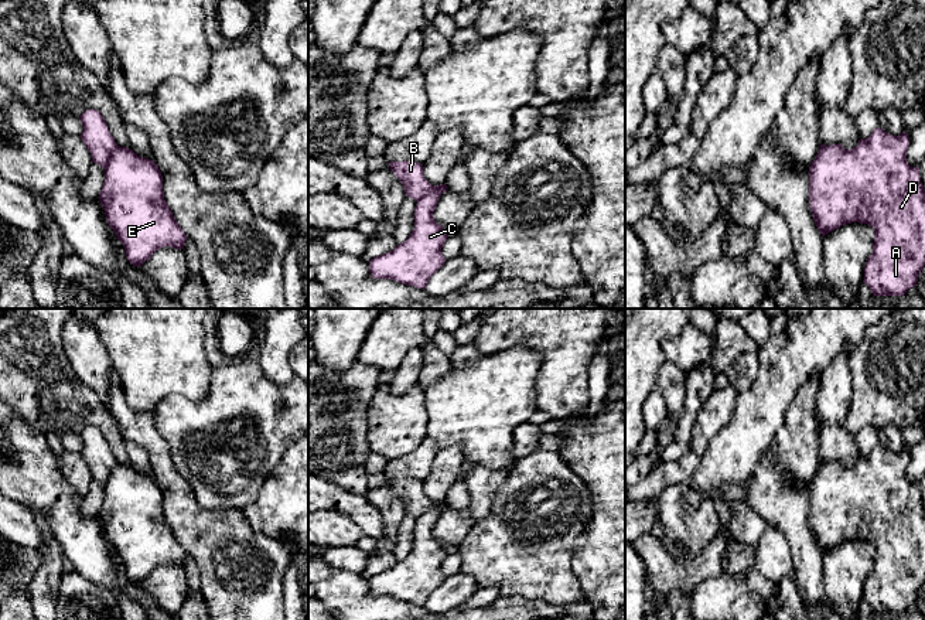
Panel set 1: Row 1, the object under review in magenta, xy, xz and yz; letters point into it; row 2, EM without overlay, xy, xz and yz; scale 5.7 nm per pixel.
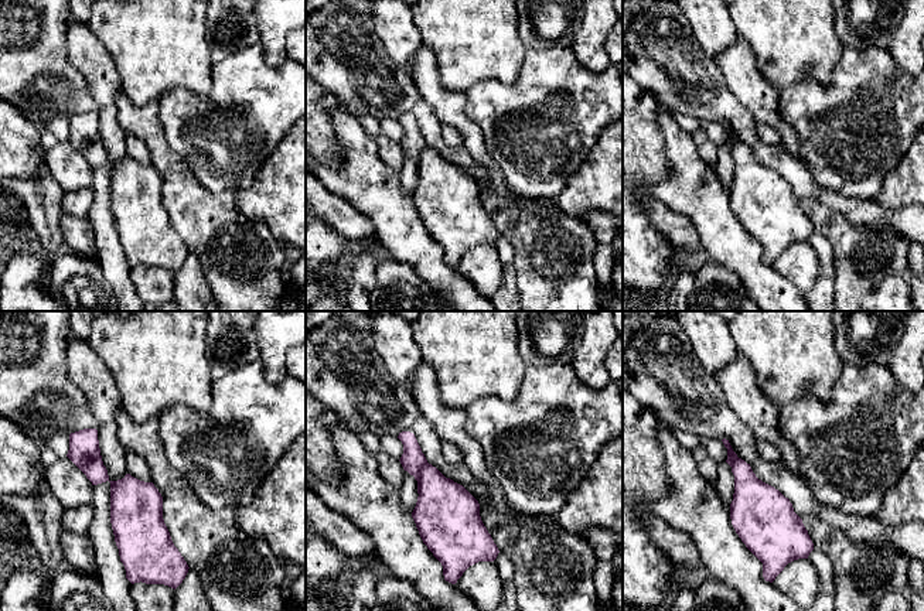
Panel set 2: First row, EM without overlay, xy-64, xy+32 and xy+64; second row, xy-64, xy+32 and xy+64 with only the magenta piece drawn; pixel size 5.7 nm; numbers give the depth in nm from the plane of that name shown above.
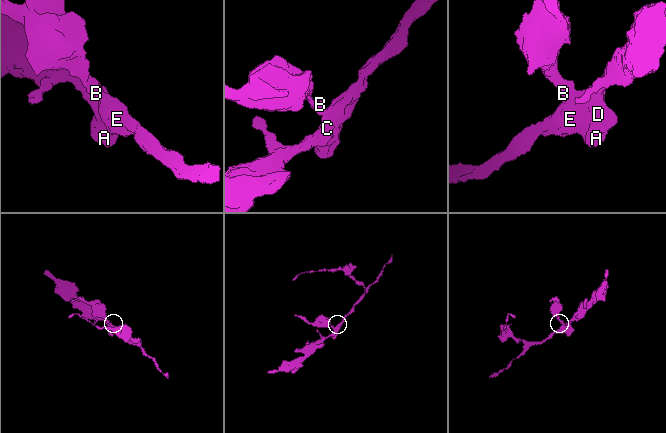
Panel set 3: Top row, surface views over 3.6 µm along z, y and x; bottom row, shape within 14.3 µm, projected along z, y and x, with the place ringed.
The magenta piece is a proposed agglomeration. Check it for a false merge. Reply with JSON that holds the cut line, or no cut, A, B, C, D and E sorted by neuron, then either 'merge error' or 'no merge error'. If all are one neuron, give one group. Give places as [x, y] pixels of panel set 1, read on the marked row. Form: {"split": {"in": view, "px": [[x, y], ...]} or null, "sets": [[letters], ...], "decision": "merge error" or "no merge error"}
{"split": {"in": "xy", "px": [[116, 145], [103, 167]]}, "sets": [["A", "C", "D", "E"], ["B"]], "decision": "merge error"}

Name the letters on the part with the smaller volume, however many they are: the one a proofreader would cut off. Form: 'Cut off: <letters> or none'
Cut off: B

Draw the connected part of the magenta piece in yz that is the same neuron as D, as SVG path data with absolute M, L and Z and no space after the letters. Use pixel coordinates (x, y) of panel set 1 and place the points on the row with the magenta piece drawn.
M877 127L850 150L842 144L820 147L809 166L809 207L822 236L851 222L874 228L873 253L867 259L863 280L874 296L904 296L908 289L917 286L925 266L925 190L919 168L907 161L908 146L909 137L905 132L892 136Z

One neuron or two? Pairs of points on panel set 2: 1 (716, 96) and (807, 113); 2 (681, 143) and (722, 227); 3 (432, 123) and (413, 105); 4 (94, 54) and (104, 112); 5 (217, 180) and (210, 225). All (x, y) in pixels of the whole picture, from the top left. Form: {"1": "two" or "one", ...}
{"1": "two", "2": "one", "3": "one", "4": "one", "5": "two"}

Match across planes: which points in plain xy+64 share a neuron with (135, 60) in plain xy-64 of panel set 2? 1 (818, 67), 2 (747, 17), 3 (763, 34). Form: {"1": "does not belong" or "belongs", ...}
{"1": "belongs", "2": "belongs", "3": "belongs"}

